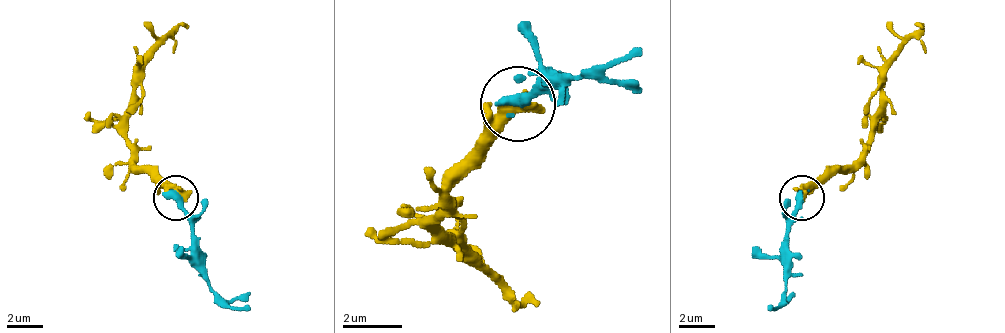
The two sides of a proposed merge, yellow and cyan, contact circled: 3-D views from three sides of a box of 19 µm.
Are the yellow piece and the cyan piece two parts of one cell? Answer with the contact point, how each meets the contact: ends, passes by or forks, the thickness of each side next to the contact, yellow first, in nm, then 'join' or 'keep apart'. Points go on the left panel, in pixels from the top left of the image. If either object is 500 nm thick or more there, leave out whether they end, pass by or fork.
at (176, 197); 550 nm thick on the yellow side, 460 nm on the other; join

